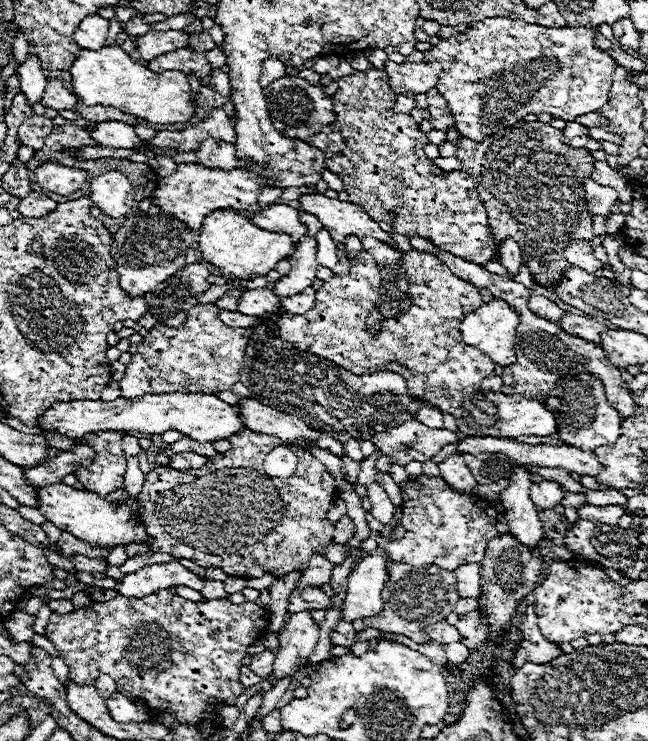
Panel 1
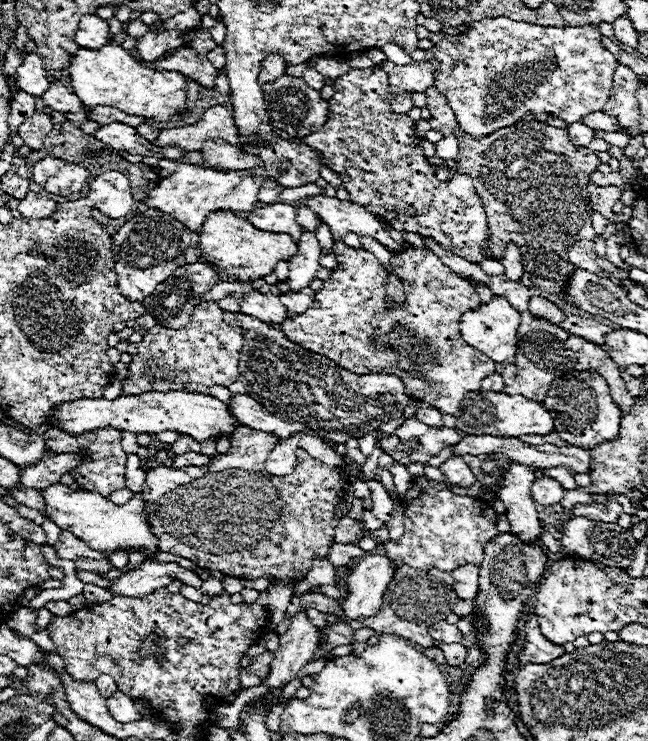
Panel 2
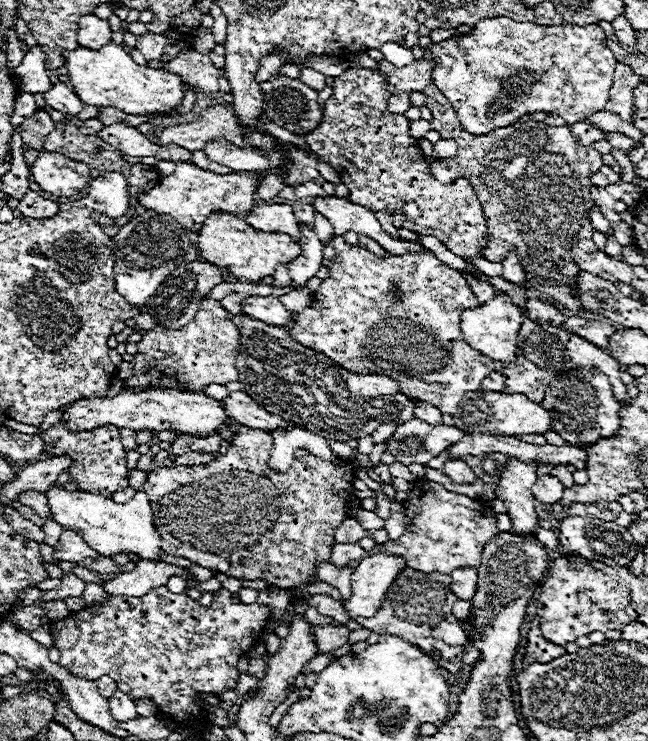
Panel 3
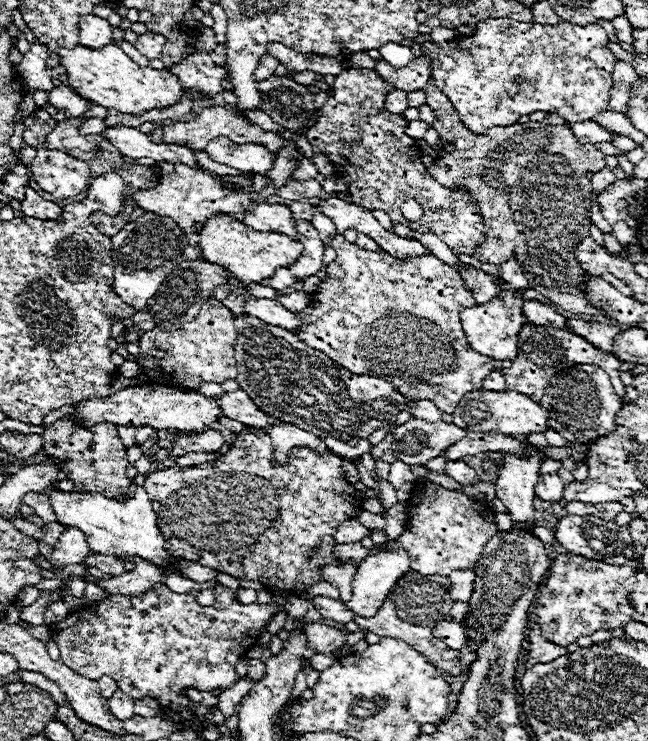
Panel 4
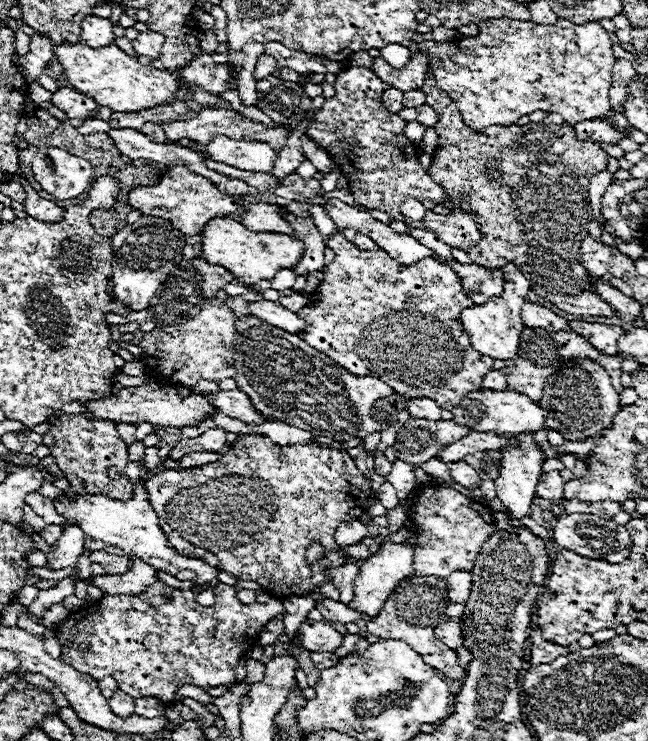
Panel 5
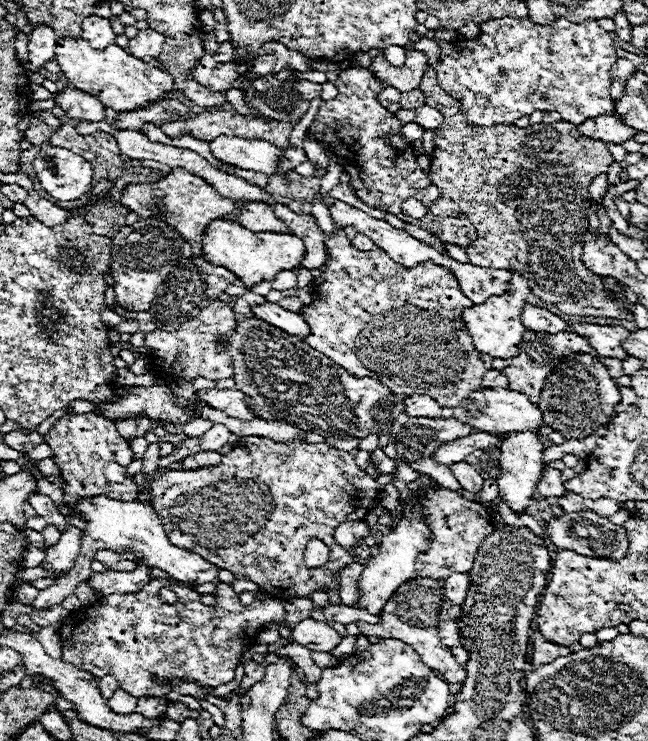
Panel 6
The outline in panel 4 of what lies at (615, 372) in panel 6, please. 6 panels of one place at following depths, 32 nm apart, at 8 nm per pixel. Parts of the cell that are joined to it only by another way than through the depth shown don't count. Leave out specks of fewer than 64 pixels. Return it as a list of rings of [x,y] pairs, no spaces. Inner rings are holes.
[[[524,322],[520,330],[520,354],[512,362],[510,368],[502,368],[502,374],[506,378],[506,390],[520,390],[520,394],[528,394],[534,402],[540,402],[544,396],[544,390],[552,378],[552,374],[558,374],[560,370],[576,364],[596,364],[600,366],[608,376],[610,382],[618,394],[618,398],[624,398],[626,386],[620,380],[620,360],[612,354],[604,354],[602,350],[596,350],[586,338],[580,338],[568,330],[552,330],[550,326],[532,326],[530,322]]]

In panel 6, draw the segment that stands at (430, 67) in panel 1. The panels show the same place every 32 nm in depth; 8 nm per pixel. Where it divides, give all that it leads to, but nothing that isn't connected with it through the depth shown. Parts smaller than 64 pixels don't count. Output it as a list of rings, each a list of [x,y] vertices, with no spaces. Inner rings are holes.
[[[410,50],[408,58],[406,58],[406,64],[400,66],[400,68],[392,66],[384,56],[376,56],[370,64],[372,74],[376,74],[376,78],[384,86],[392,86],[400,92],[416,90],[422,82],[422,76],[424,76],[426,68],[428,68],[428,60],[418,50]]]

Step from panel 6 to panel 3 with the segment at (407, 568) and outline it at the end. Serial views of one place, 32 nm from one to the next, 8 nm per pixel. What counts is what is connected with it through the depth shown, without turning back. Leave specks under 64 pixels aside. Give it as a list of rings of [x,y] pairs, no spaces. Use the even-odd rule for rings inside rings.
[[[378,554],[362,558],[350,576],[352,596],[344,600],[344,610],[348,610],[348,616],[352,620],[358,616],[374,616],[382,606],[386,590],[404,566],[406,562],[402,556]]]

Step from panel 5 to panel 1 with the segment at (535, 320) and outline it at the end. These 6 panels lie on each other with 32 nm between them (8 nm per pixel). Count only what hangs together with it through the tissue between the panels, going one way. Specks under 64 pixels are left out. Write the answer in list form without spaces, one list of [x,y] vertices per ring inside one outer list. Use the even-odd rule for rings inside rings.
[[[532,296],[530,298],[530,310],[534,314],[550,320],[550,322],[558,322],[562,318],[562,314],[564,314],[552,300],[548,300],[544,296]]]

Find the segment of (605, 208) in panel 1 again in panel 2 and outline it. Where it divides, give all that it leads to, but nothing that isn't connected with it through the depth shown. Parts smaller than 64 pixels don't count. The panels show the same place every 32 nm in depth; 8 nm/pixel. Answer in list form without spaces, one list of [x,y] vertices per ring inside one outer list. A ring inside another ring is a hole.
[[[592,180],[586,186],[588,190],[588,200],[590,200],[590,208],[592,212],[598,212],[602,216],[606,216],[608,220],[614,220],[614,212],[612,206],[620,200],[620,190],[616,186],[598,186]]]

